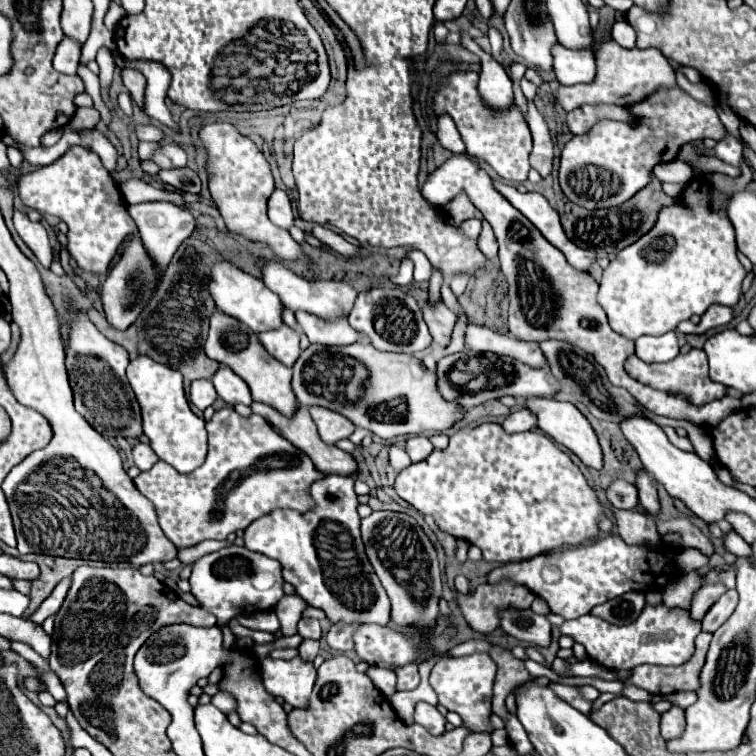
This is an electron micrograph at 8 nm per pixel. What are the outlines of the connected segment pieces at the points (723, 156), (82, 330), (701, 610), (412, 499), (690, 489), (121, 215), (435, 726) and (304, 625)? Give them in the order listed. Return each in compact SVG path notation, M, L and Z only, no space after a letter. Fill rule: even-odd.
M726 135L722 141L718 141L714 147L714 155L736 169L742 169L742 145L736 137Z
M76 315L70 327L70 347L66 351L66 369L70 375L70 387L74 391L74 405L80 415L102 435L122 435L122 437L140 437L142 431L142 413L134 397L132 387L126 379L128 351L118 343L108 341L86 315Z
M706 585L706 589L698 589L694 595L692 595L692 603L690 603L690 613L694 619L702 619L704 613L712 607L712 603L726 591L724 585Z
M498 423L454 431L446 449L434 449L428 459L400 471L394 491L422 515L434 517L440 531L480 547L484 561L494 563L524 561L546 551L582 545L596 539L600 519L606 517L606 507L568 453L560 451L544 433L506 433Z
M632 417L632 419L626 419L620 427L622 427L622 433L626 435L626 439L628 439L628 441L634 445L634 449L638 451L638 455L640 455L640 459L642 459L646 471L650 471L650 473L666 487L666 491L668 491L672 497L682 499L696 515L700 515L700 517L706 519L706 521L722 519L720 513L718 513L718 515L710 515L710 509L712 509L710 505L712 505L712 503L722 503L722 501L726 501L726 499L730 499L734 511L742 511L740 491L736 491L736 489L724 485L724 483L718 479L718 475L716 475L716 471L712 469L712 465L706 463L706 461L702 461L696 453L684 453L684 451L676 449L676 447L668 441L668 437L666 437L666 433L662 431L660 425L652 423L652 421L646 419L646 417Z
M72 147L54 165L40 167L28 175L16 177L20 199L46 215L56 215L68 225L68 253L76 265L94 275L106 275L108 267L128 235L136 231L136 223L128 217L128 203L124 201L116 181L104 169L100 157L84 147Z
M420 701L420 703L416 705L414 719L416 719L416 723L420 723L422 727L426 727L432 735L440 735L440 733L444 731L446 719L444 719L444 717L438 713L438 709L436 709L434 705L430 705L430 703Z
M302 617L298 621L298 635L304 639L320 639L320 623L318 619Z

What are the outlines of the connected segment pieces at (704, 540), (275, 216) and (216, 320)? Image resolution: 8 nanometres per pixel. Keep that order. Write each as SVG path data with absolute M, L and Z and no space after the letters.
M680 517L680 519L674 519L674 521L662 521L658 523L658 533L666 533L666 531L676 531L682 535L682 541L680 541L680 547L694 547L694 549L700 549L704 555L712 555L714 553L714 547L710 543L710 539L686 517Z
M276 189L268 199L268 217L282 229L290 229L294 225L294 213L290 207L290 199L282 189Z
M216 311L210 319L210 333L208 333L204 351L210 359L228 365L236 375L240 375L248 383L254 401L274 407L278 413L282 413L288 419L296 415L298 401L296 401L296 395L292 393L292 385L290 385L292 371L288 367L284 367L282 363L278 363L276 359L272 359L272 355L266 353L266 349L260 345L258 337L244 323Z

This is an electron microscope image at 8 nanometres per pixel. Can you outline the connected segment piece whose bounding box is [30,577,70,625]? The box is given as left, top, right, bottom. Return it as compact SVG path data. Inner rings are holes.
M66 577L64 581L60 581L60 583L56 585L56 589L50 593L50 597L44 601L44 605L40 605L38 611L36 611L30 619L32 619L34 623L40 623L40 625L42 625L42 621L44 621L48 615L54 615L54 613L60 609L62 601L64 601L64 597L66 597L66 593L68 593L68 587L70 587L70 577Z

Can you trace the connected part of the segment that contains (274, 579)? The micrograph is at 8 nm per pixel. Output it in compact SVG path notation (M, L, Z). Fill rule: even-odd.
M228 545L216 553L204 555L194 563L190 575L190 593L196 597L200 609L212 613L218 619L218 627L238 615L250 615L254 611L274 609L284 597L284 577L280 573L280 561L264 557L262 553L252 553L246 547Z

